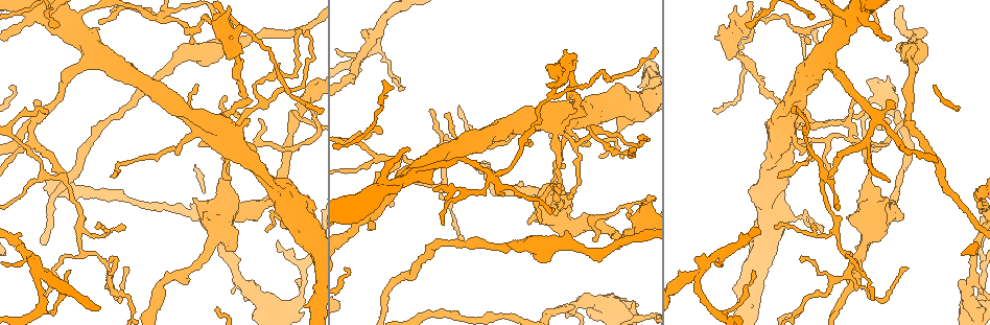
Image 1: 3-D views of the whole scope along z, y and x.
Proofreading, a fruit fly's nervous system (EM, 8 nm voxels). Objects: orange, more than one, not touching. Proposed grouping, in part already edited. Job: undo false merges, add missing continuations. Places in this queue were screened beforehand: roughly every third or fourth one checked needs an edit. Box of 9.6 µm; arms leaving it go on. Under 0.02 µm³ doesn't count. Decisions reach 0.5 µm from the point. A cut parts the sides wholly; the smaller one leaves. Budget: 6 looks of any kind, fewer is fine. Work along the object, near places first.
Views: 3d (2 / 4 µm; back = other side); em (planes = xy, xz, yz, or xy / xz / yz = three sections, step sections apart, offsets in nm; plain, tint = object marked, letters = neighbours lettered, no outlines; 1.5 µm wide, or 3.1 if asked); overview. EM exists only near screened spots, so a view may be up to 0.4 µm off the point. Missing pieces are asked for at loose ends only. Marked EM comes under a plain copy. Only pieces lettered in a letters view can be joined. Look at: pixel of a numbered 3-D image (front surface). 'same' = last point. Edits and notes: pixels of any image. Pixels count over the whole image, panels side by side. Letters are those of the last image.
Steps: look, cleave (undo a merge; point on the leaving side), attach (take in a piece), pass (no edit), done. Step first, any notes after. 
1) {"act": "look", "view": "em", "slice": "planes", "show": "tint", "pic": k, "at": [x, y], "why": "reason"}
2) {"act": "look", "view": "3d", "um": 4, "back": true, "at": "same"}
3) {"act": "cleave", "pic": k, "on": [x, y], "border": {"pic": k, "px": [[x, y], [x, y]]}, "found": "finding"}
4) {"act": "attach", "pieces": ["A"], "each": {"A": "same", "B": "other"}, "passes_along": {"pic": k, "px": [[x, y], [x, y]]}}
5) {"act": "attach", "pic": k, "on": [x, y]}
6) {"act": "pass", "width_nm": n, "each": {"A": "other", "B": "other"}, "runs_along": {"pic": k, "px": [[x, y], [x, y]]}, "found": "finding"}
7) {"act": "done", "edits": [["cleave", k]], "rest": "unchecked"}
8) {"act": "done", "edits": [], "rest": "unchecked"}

{"act": "look", "view": "3d", "um": 2, "pic": 1, "at": [261, 121]}

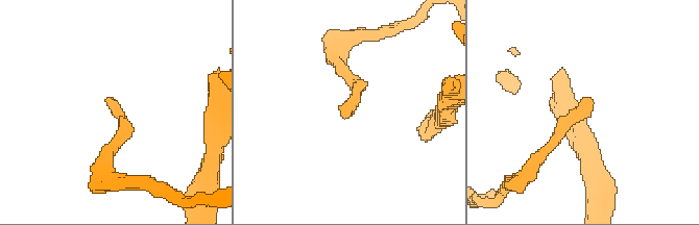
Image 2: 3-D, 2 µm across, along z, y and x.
{"act": "look", "view": "em", "slice": "planes", "show": "letters", "pic": 2, "at": [342, 116]}

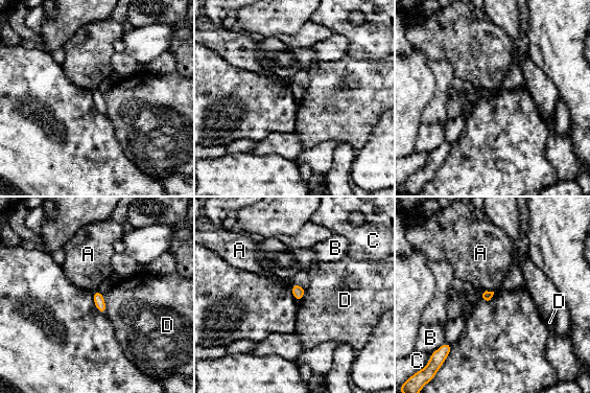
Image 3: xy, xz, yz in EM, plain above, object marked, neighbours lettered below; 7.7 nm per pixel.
{"act": "pass", "width_nm": 70, "longest_contact_nm": ["D", 160], "each": {"A": "other", "B": "other", "C": "other", "D": "other"}, "found": "none of them fits"}

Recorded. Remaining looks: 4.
{"act": "look", "view": "3d", "um": 4, "pic": 1, "at": [157, 15]}

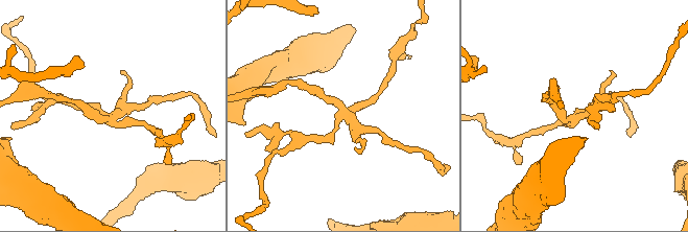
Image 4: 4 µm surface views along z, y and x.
{"act": "look", "view": "em", "slice": "xz", "step": 4, "show": "tint", "pic": 4, "at": [576, 117]}

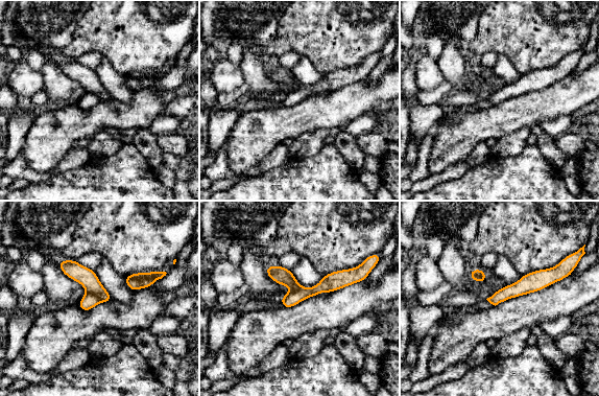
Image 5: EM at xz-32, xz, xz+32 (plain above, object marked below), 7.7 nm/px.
{"act": "look", "view": "em", "slice": "planes", "show": "letters", "at": "same"}

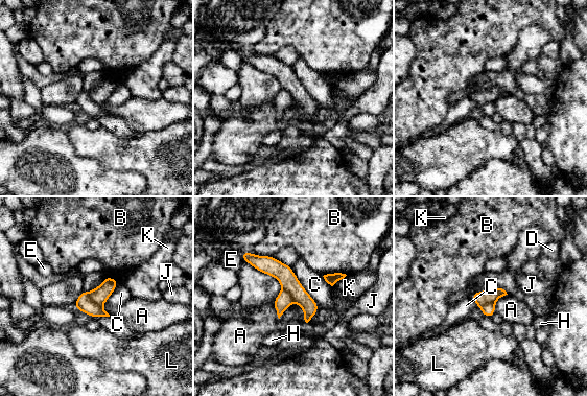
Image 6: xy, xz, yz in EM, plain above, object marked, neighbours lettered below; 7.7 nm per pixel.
{"act": "cleave", "pic": 6, "on": [84, 303], "width_nm": 150, "each": {"A": "other", "B": "other", "C": "other", "D": "other", "E": "other", "H": "other", "J": "other", "K": "other", "L": "other"}, "border": {"pic": 6, "px": [[89, 293], [89, 297], [100, 305]]}, "found": "two neurons meet here"}

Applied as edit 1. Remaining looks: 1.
{"act": "done", "edits": [["cleave", 6]], "rest": "unchecked"}

